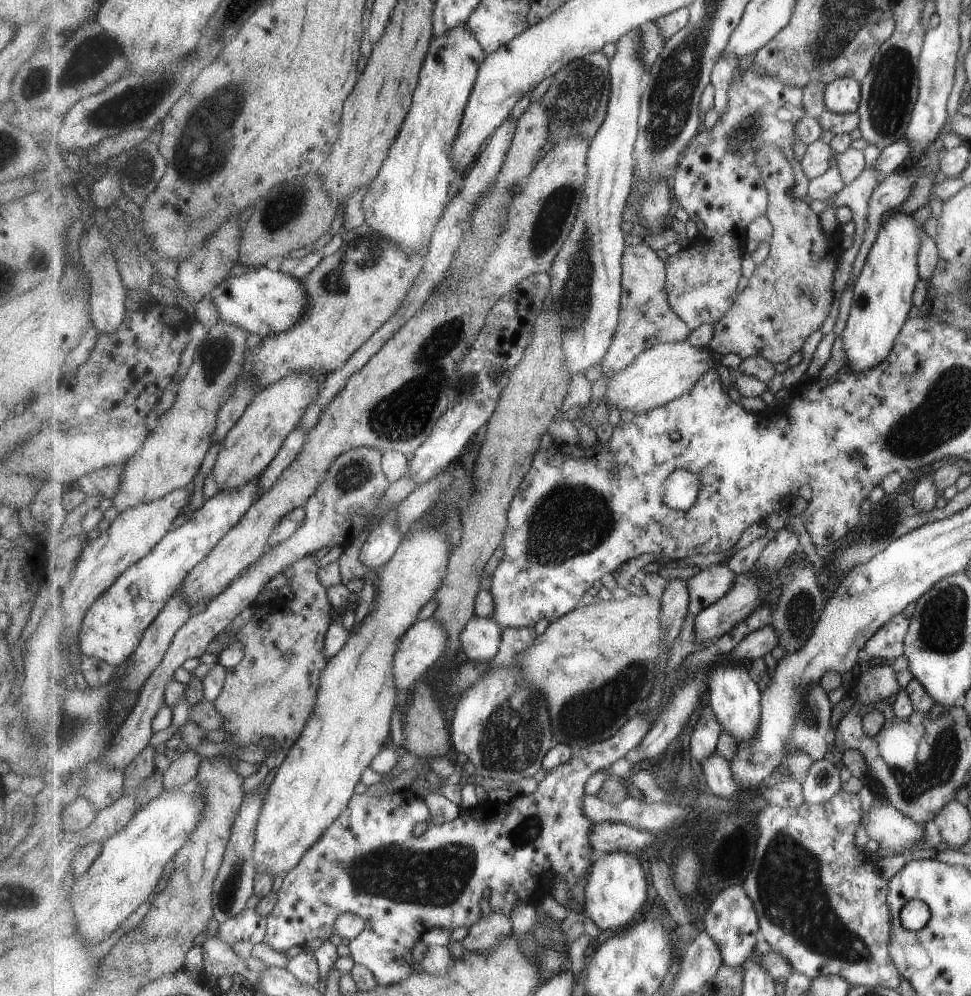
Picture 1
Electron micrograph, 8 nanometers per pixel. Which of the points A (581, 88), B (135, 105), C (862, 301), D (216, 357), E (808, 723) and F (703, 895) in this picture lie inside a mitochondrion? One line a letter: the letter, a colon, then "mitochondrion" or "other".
A: mitochondrion
B: mitochondrion
C: other
D: mitochondrion
E: mitochondrion
F: other

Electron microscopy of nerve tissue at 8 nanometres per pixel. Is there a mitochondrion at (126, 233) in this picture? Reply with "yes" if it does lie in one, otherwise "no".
no

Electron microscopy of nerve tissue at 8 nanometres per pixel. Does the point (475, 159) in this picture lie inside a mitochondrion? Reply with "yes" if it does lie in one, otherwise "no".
no

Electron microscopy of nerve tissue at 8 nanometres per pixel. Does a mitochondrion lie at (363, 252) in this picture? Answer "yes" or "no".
yes

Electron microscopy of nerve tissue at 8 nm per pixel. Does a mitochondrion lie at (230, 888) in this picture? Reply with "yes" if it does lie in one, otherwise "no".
yes

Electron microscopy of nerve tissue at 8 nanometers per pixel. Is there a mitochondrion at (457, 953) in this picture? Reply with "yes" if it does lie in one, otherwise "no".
no

